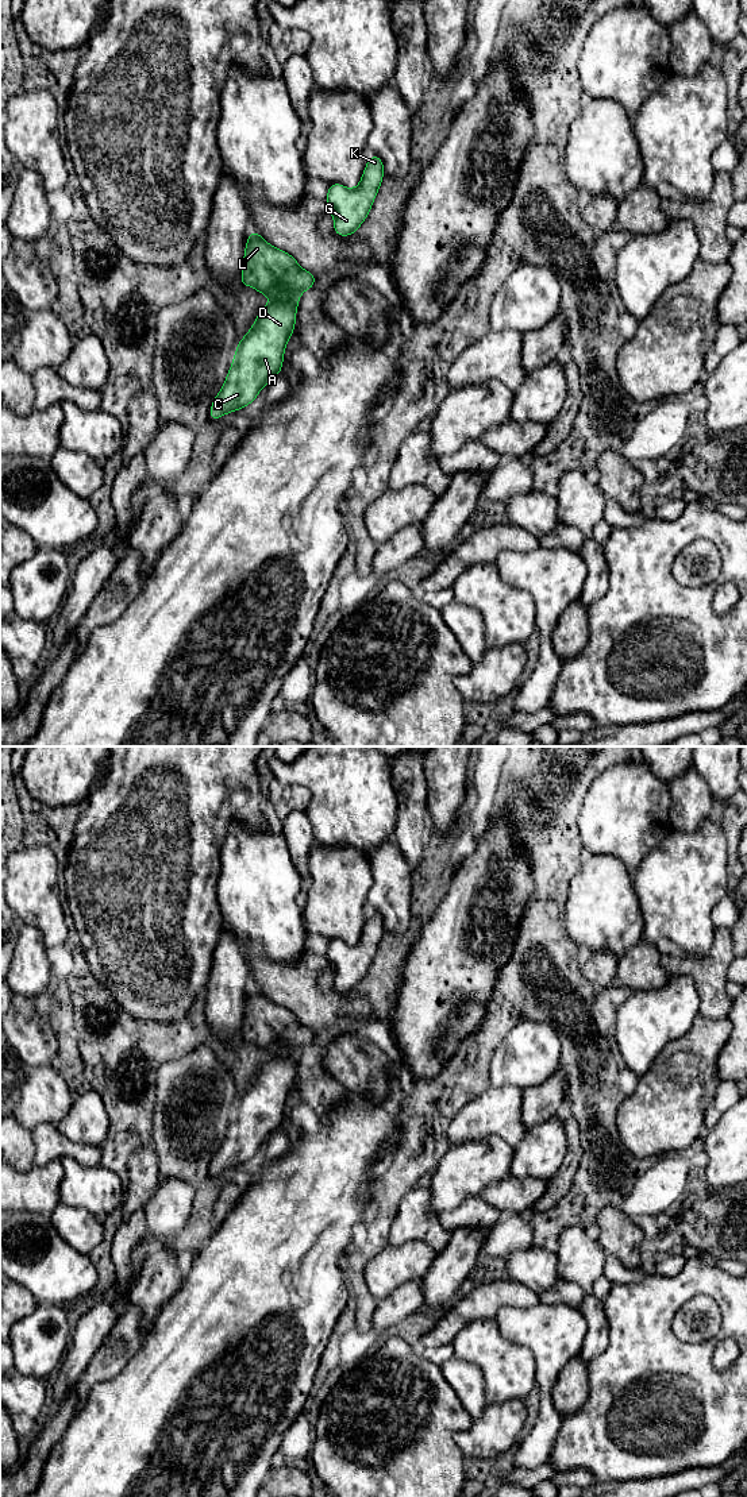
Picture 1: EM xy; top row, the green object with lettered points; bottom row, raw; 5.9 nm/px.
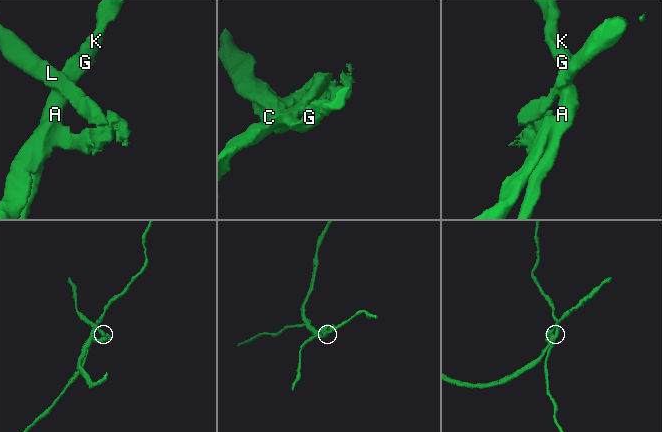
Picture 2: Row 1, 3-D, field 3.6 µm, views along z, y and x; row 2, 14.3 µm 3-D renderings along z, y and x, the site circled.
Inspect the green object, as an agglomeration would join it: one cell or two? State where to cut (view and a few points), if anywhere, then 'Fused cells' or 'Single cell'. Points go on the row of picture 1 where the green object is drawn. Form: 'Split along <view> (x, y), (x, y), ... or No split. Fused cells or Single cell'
Split along xy (266, 293), (277, 285), (285, 285), (299, 296). Fused cells

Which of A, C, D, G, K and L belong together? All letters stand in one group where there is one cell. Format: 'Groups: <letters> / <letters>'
Groups: A C D G K / L

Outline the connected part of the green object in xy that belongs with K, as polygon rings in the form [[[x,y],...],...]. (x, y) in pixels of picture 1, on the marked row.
[[[370,155],[357,188],[349,189],[342,184],[331,184],[326,196],[334,217],[334,232],[338,236],[357,234],[366,220],[384,178],[384,162]]]

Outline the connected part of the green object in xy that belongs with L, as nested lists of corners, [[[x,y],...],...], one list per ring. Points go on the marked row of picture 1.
[[[250,231],[246,247],[240,286],[251,286],[262,294],[277,285],[285,285],[299,296],[313,288],[316,277],[299,266],[288,252],[269,244],[258,232]]]

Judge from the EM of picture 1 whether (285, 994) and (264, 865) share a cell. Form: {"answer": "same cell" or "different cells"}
{"answer": "different cells"}

